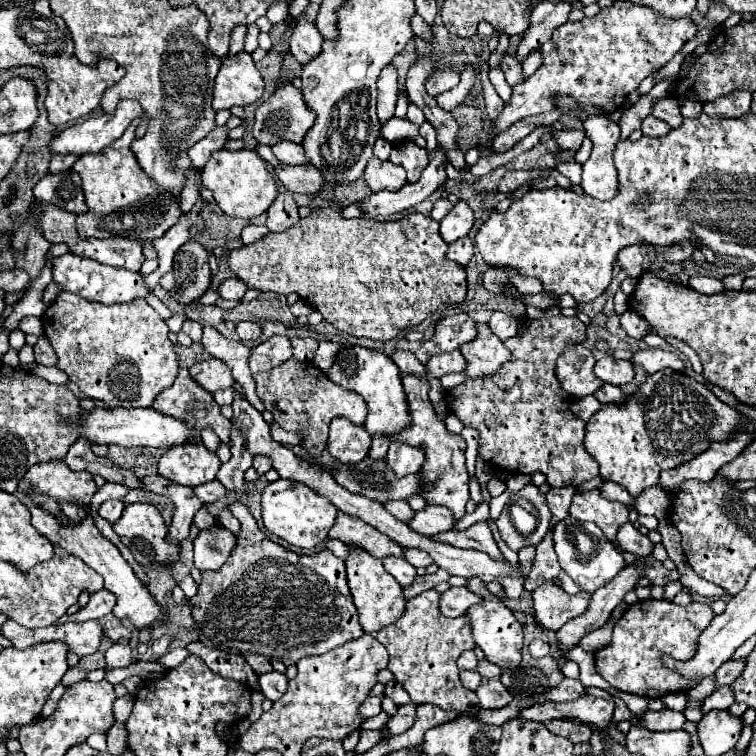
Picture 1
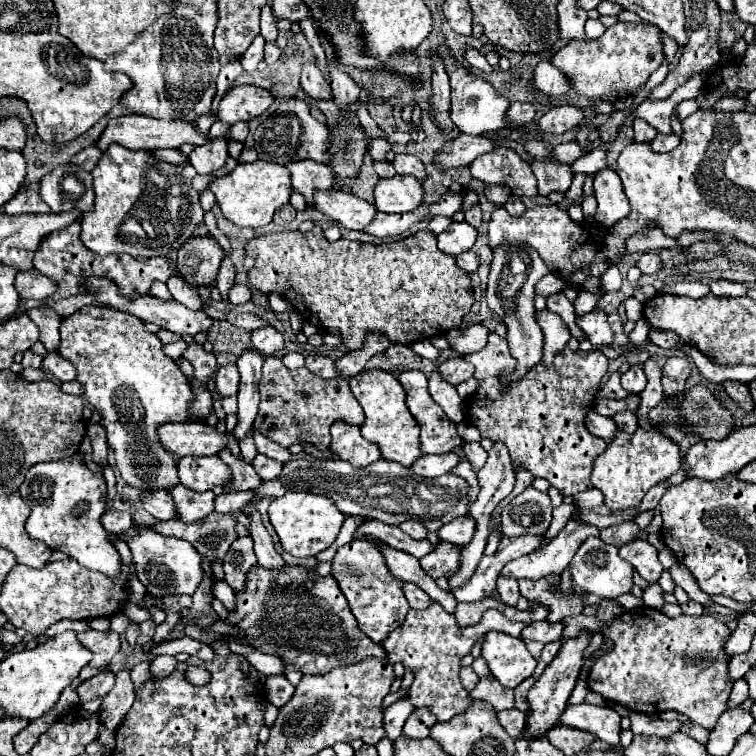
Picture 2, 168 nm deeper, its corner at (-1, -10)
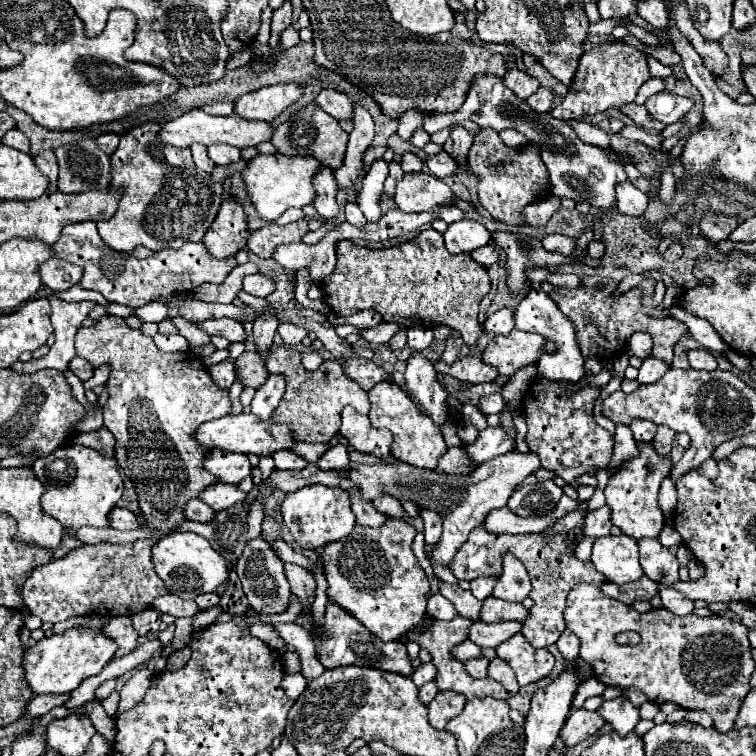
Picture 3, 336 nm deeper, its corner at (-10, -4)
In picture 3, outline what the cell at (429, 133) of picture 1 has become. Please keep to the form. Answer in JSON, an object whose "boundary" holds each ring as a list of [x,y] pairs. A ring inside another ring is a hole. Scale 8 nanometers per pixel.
{"boundary":[[[476,77],[476,81],[470,87],[470,93],[462,105],[460,111],[452,115],[432,115],[424,117],[424,131],[426,133],[436,133],[456,125],[460,121],[474,121],[480,127],[490,127],[496,131],[502,129],[516,129],[522,135],[526,135],[530,141],[536,141],[540,145],[540,155],[542,161],[548,167],[550,173],[550,185],[552,193],[558,197],[570,197],[574,201],[586,201],[592,207],[600,209],[598,213],[610,213],[612,207],[616,207],[616,183],[628,181],[628,175],[624,171],[626,163],[634,163],[634,159],[628,159],[628,155],[608,147],[600,149],[588,143],[582,143],[574,129],[560,119],[554,119],[548,113],[534,113],[528,103],[520,101],[506,85],[500,81],[500,77]]]}

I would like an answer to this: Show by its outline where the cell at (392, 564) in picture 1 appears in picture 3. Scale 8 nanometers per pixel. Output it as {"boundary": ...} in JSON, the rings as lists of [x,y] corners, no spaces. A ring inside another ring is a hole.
{"boundary":[[[440,593],[428,595],[428,617],[442,619],[442,621],[450,621],[456,615],[458,615],[458,611],[454,609],[454,605],[446,597],[442,597]]]}

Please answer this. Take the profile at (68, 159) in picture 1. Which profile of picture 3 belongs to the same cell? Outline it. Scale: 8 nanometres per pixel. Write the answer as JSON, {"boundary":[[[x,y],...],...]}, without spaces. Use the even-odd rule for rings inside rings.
{"boundary":[[[104,133],[104,135],[100,135],[98,139],[96,139],[96,143],[100,145],[100,149],[104,149],[104,153],[108,153],[108,155],[112,155],[114,151],[116,151],[116,147],[118,147],[118,135],[116,133]]]}

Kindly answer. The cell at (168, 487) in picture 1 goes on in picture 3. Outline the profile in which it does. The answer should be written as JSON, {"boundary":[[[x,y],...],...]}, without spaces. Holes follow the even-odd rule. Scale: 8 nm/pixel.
{"boundary":[[[216,483],[216,485],[210,485],[202,495],[200,499],[204,503],[208,503],[212,509],[216,511],[224,511],[228,507],[234,507],[238,501],[242,503],[246,497],[244,491],[240,491],[236,485],[226,485],[226,483]]]}

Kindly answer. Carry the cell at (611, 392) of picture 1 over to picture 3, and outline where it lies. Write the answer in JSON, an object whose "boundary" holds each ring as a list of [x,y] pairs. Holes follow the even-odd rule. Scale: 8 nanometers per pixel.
{"boundary":[[[634,419],[632,425],[630,425],[630,431],[632,431],[632,435],[634,435],[634,439],[638,443],[650,443],[654,439],[654,435],[656,435],[656,429],[658,427],[654,423],[642,421],[642,419]]]}

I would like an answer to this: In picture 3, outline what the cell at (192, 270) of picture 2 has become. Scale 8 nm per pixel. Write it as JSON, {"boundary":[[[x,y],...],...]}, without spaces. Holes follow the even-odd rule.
{"boundary":[[[236,197],[224,199],[220,213],[208,233],[204,235],[204,245],[214,257],[236,255],[240,249],[246,249],[248,241],[248,223],[242,209],[242,201]]]}

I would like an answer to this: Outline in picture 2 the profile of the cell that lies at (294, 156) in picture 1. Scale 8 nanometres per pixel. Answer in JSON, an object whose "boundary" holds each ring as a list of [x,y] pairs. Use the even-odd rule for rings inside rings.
{"boundary":[[[291,161],[285,165],[287,171],[291,173],[291,183],[293,187],[305,195],[307,205],[311,205],[311,191],[315,189],[331,189],[333,187],[333,179],[331,179],[331,171],[317,161]]]}

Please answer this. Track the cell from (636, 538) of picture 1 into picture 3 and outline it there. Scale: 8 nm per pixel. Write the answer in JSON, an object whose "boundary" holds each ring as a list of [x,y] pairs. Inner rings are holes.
{"boundary":[[[640,539],[638,549],[640,549],[640,565],[654,583],[672,587],[674,583],[680,581],[678,577],[680,565],[676,555],[672,555],[664,545],[660,545],[658,539]]]}

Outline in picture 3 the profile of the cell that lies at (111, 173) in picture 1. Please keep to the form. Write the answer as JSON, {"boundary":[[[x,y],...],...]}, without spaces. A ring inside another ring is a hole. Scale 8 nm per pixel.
{"boundary":[[[144,123],[134,127],[128,135],[120,137],[118,149],[112,153],[112,189],[122,189],[124,195],[120,199],[120,207],[112,219],[98,223],[98,233],[116,251],[130,253],[136,245],[144,245],[152,251],[160,251],[164,247],[182,247],[188,241],[202,241],[206,231],[210,229],[216,213],[222,205],[222,183],[214,181],[210,173],[202,171],[194,165],[190,149],[176,149],[158,137],[160,123]]]}

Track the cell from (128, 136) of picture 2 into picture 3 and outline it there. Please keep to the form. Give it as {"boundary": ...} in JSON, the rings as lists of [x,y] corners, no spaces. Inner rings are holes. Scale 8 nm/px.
{"boundary":[[[192,109],[188,113],[184,113],[182,117],[178,117],[176,121],[162,123],[160,139],[168,141],[174,147],[190,147],[192,143],[202,143],[202,145],[228,143],[228,145],[234,145],[238,149],[244,149],[248,145],[256,147],[262,141],[270,141],[272,133],[274,133],[274,127],[266,121],[248,121],[248,119],[238,117],[236,113],[226,115],[226,117],[212,117],[212,115],[206,115],[202,109]]]}

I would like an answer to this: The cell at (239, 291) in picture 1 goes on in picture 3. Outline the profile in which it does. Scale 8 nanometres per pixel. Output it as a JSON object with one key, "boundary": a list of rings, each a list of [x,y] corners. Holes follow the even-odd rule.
{"boundary":[[[248,275],[244,277],[244,291],[256,297],[268,297],[276,287],[276,281],[266,275]]]}

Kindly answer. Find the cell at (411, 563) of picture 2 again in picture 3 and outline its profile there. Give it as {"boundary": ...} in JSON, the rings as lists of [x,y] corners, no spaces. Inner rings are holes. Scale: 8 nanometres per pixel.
{"boundary":[[[440,581],[440,593],[456,607],[458,615],[462,615],[470,621],[480,621],[482,603],[470,591],[464,591],[458,585],[450,585],[450,583]]]}

